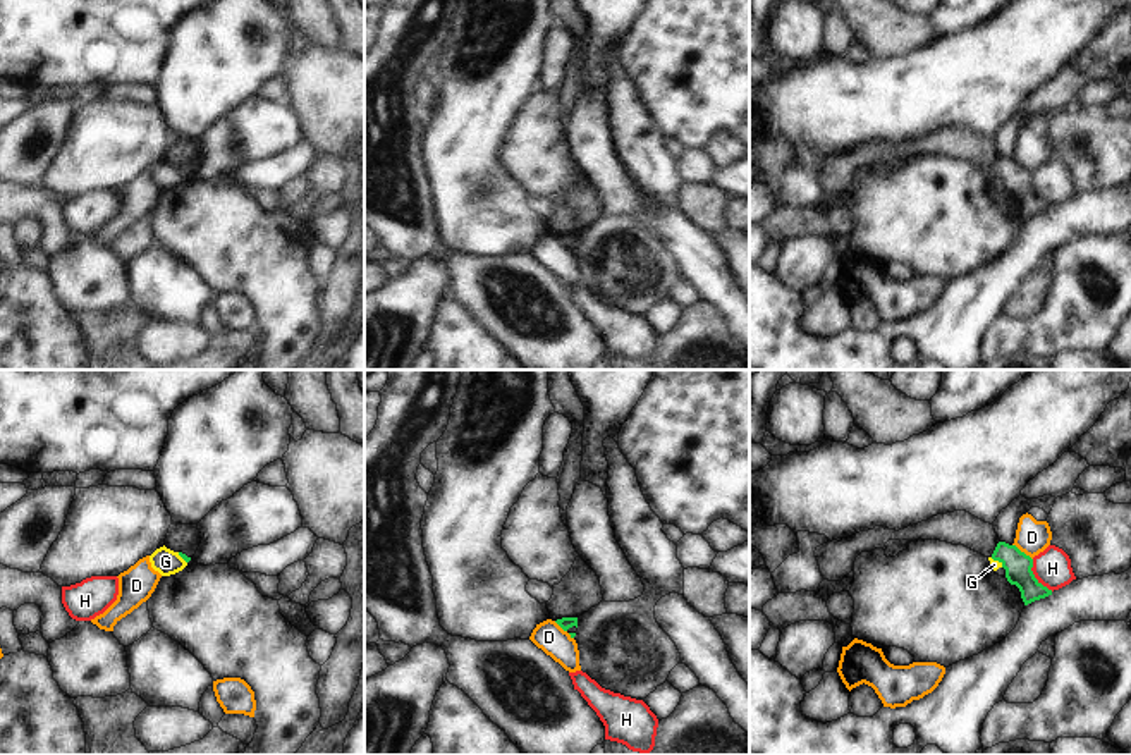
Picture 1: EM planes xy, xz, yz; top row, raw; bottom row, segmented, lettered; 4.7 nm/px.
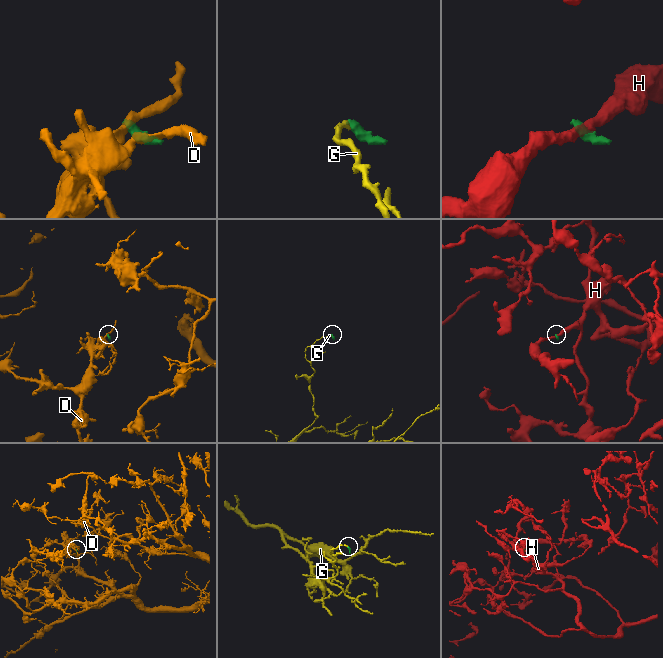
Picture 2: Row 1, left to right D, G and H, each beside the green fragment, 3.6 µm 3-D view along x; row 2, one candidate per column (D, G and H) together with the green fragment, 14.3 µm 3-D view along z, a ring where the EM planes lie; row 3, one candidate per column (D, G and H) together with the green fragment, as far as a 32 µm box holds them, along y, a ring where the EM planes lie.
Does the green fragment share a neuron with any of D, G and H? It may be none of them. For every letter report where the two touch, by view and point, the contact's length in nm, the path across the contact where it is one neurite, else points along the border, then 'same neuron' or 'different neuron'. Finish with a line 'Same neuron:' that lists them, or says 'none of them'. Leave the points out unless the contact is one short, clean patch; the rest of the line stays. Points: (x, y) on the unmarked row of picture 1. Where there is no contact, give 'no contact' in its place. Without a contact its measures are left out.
D: meets green in xz at (564, 245); contact 130 nm long; border along xz (554, 236), (573, 253); different neuron
G: meets green in yz at (997, 174); contact 80 nm long; border along yz (990, 172), (1002, 181); different neuron
H: meets green in yz at (1033, 191); contact 180 nm long; border along yz (1032, 174), (1032, 188), (1052, 205); different neuron
Same neuron: none of them

